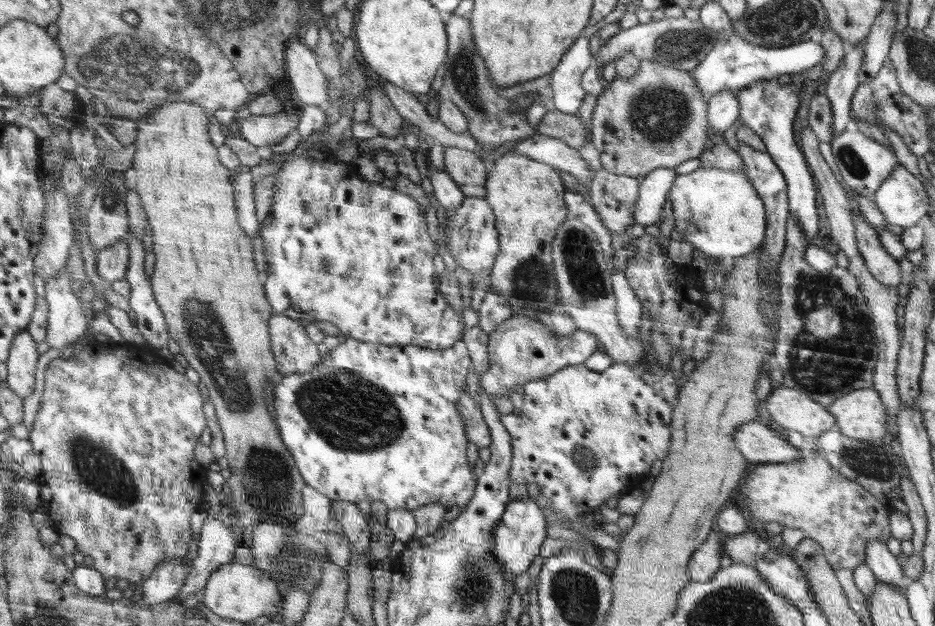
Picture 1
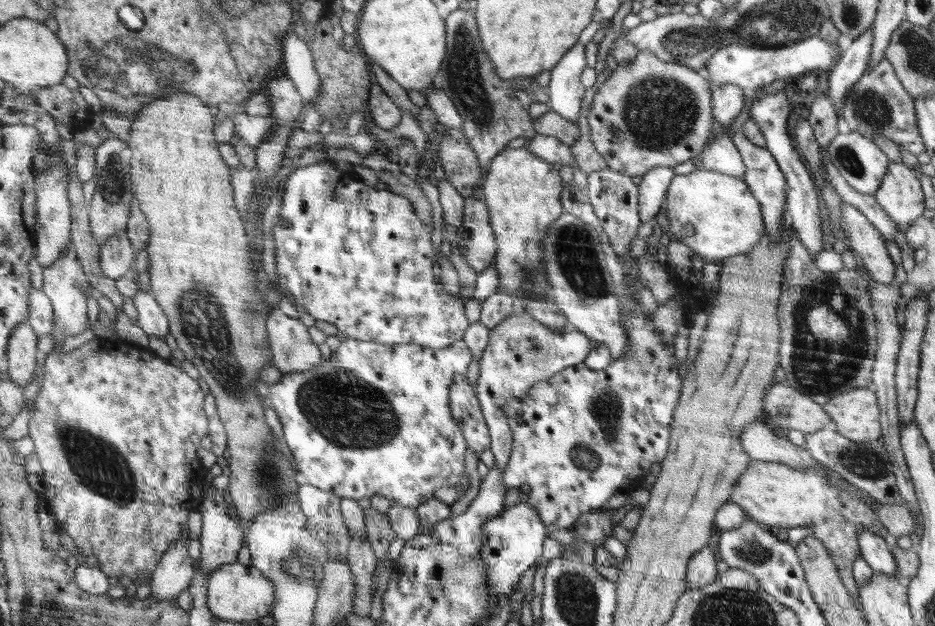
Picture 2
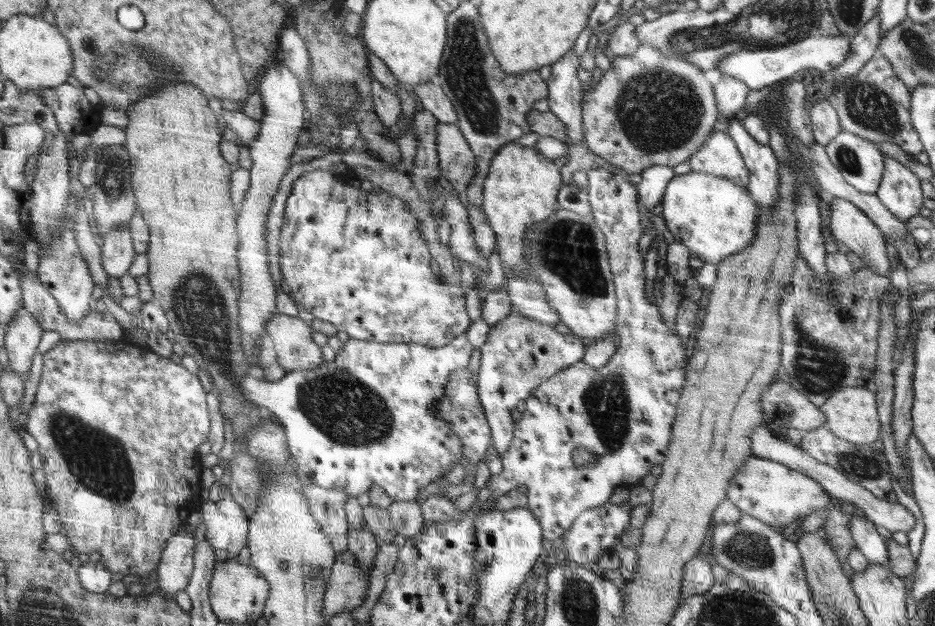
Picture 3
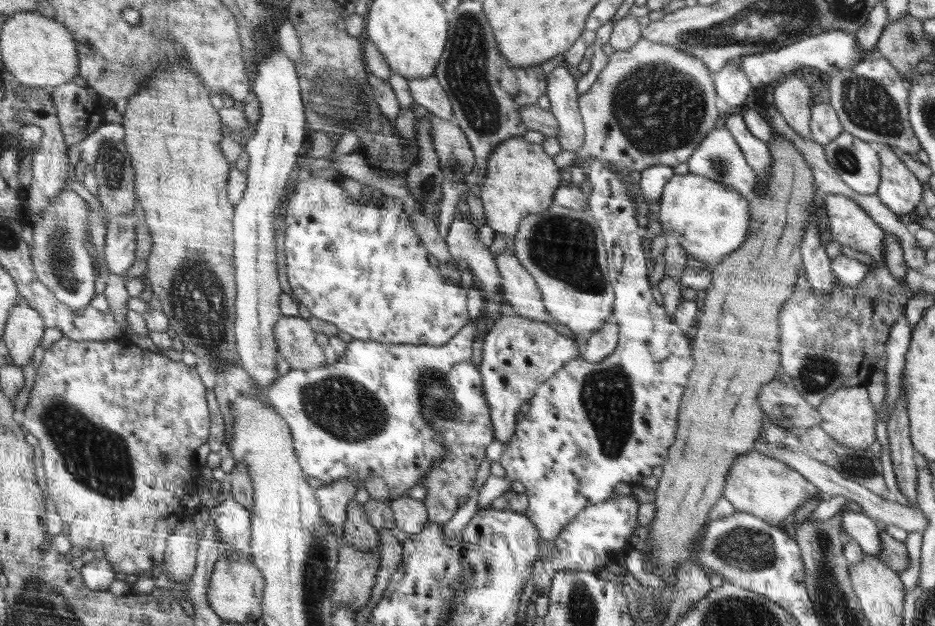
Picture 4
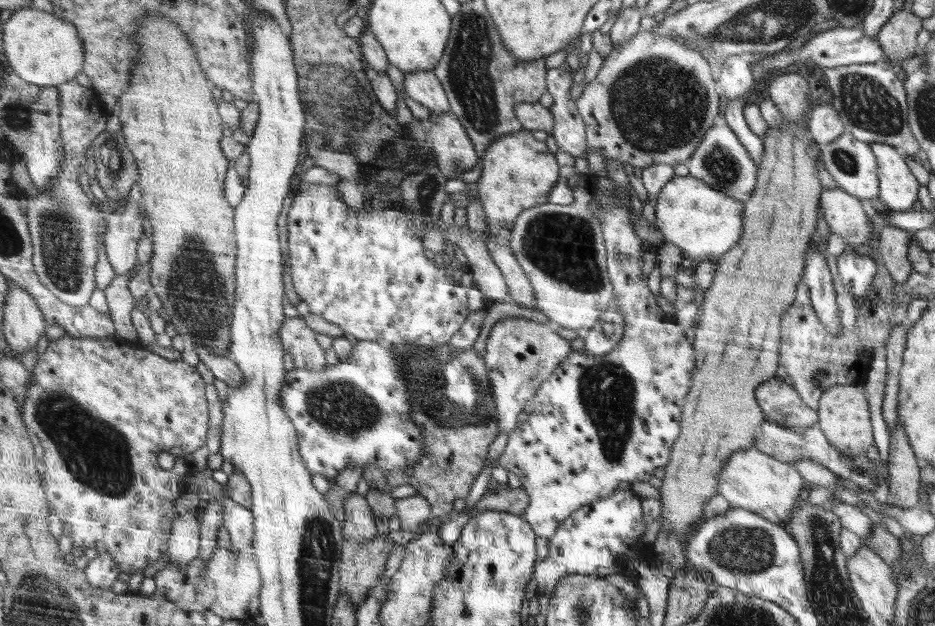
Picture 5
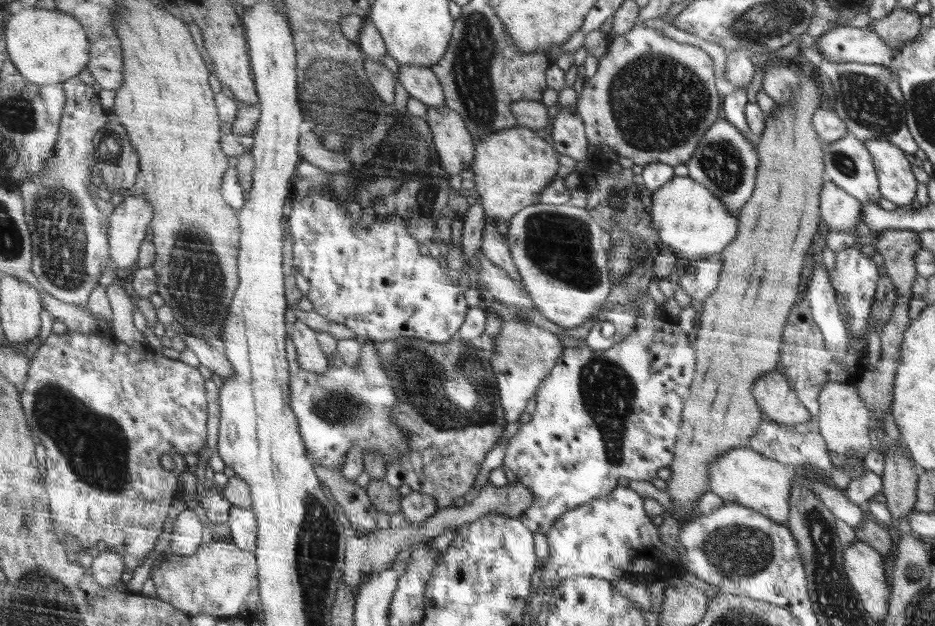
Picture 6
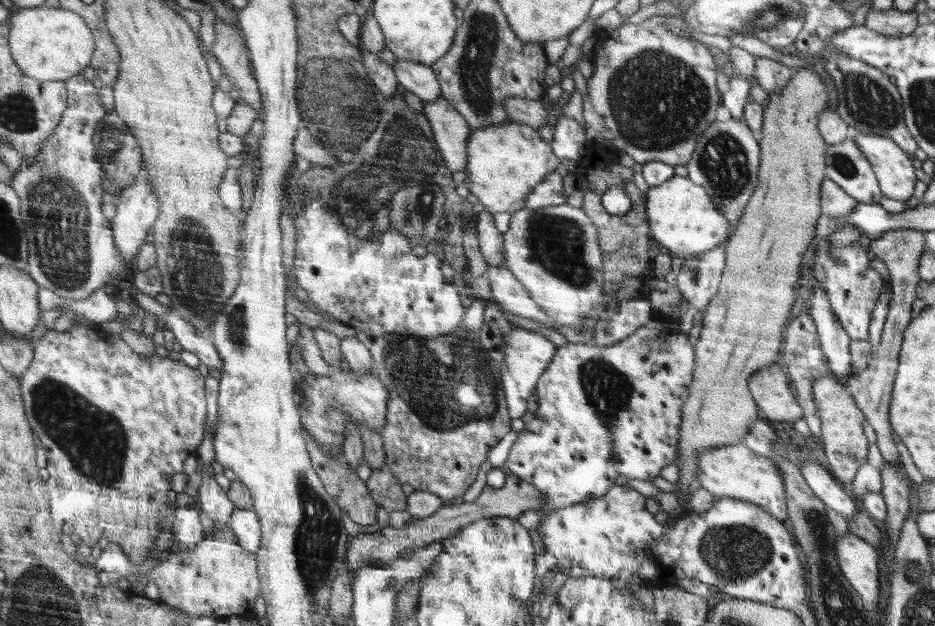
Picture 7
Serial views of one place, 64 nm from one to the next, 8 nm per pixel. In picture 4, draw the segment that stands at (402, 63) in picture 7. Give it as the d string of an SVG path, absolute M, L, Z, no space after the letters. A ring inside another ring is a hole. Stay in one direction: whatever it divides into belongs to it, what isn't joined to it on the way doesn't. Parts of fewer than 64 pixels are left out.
M430 75L430 78L409 80L408 88L415 104L424 107L432 116L442 120L454 120L450 100L434 75Z

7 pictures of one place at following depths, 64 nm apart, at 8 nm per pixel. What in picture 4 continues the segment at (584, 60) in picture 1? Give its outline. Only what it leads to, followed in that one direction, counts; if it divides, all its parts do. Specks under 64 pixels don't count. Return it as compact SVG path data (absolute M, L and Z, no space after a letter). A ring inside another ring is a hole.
M567 62L557 65L549 74L550 100L549 112L558 121L558 136L556 137L563 150L578 153L584 145L586 130L578 107L577 81L570 70Z

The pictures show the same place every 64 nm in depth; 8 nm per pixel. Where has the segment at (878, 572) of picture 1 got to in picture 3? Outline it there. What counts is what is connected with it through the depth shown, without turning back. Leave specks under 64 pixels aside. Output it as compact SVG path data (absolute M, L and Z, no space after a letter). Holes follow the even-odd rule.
M852 517L849 520L849 529L852 531L857 550L865 556L869 564L888 568L887 542L876 531L875 524L867 517Z

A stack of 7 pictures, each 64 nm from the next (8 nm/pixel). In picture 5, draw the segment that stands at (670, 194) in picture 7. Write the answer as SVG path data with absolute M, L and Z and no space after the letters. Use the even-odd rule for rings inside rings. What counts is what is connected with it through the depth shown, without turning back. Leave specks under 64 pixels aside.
M675 176L668 181L656 198L656 228L663 234L666 243L672 243L682 250L686 258L695 259L698 263L706 260L716 262L728 249L734 248L741 240L745 227L745 208L742 202L736 202L728 194L722 194L693 176Z

